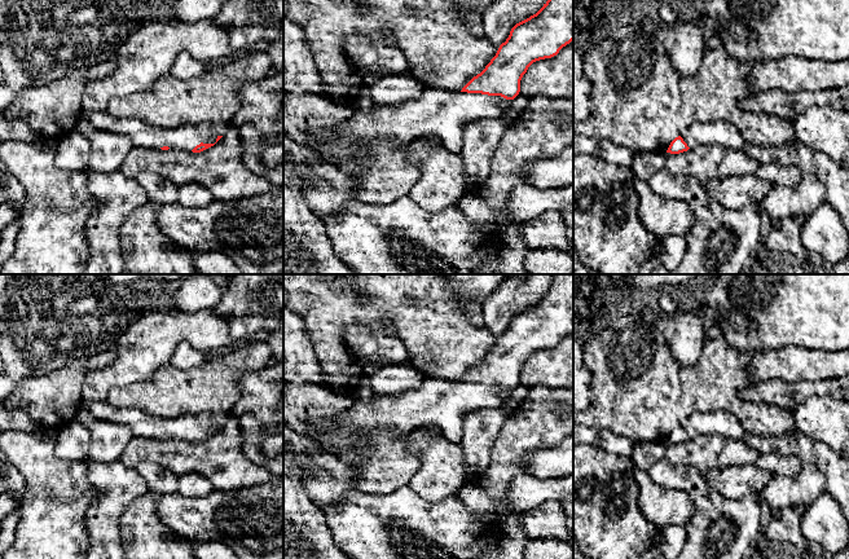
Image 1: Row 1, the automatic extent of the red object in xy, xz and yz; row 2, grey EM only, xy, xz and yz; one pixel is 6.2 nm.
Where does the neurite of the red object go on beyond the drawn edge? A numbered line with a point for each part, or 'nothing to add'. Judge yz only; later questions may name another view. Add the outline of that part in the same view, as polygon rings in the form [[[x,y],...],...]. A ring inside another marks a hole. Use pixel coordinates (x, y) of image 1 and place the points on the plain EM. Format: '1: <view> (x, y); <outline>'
1: yz (713, 421); [[[722,410],[695,411],[679,423],[689,437],[703,433],[721,433],[731,439],[742,439],[744,430],[738,419]]]

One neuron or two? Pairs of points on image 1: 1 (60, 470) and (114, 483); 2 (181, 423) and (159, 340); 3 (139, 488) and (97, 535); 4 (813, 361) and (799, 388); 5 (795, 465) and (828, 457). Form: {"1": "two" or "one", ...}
{"1": "two", "2": "two", "3": "one", "4": "two", "5": "two"}

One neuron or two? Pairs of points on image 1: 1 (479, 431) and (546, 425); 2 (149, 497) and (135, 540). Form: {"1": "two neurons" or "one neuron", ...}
{"1": "two neurons", "2": "one neuron"}

